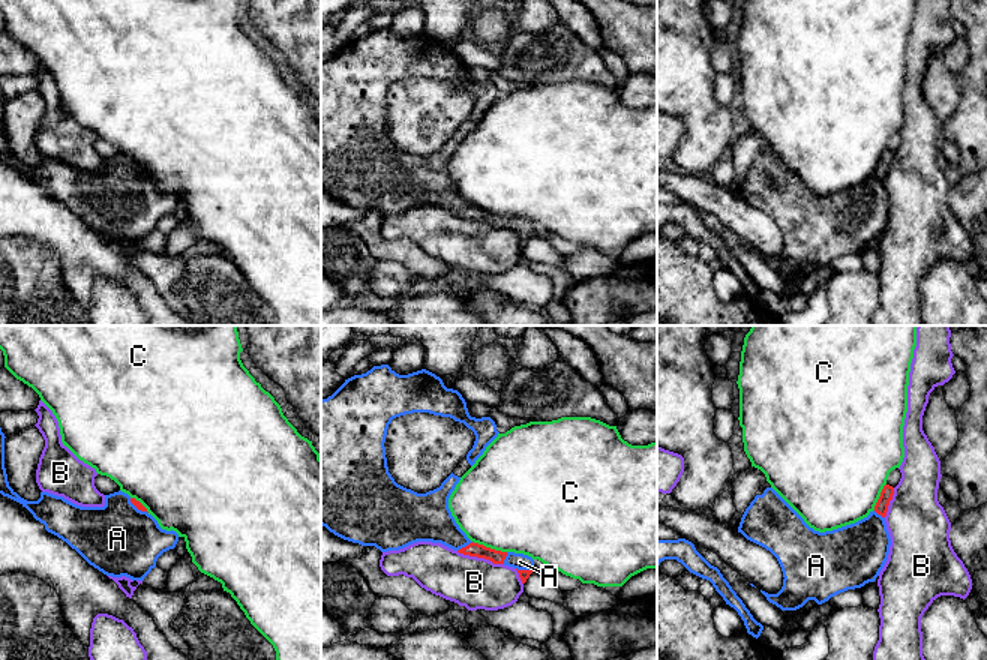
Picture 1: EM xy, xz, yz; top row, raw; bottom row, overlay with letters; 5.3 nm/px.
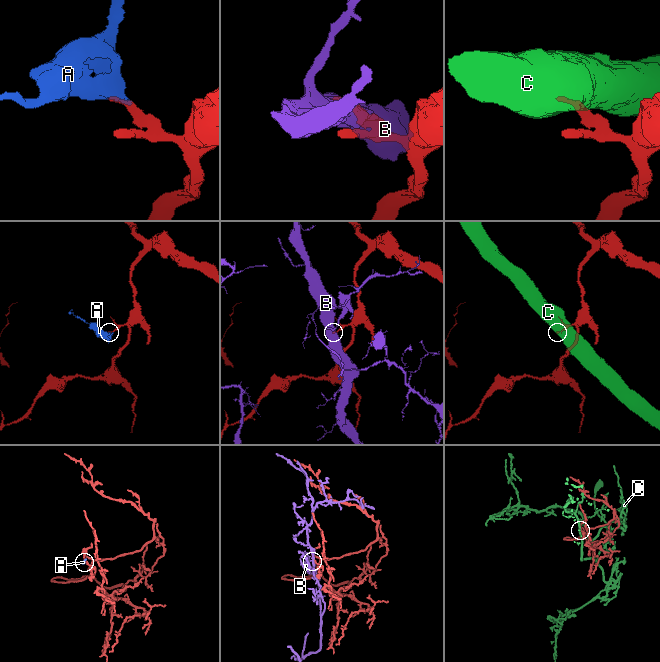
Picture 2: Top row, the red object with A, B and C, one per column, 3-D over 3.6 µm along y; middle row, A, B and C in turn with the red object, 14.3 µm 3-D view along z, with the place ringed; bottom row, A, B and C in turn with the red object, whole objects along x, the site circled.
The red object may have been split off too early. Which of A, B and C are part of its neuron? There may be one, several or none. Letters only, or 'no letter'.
A

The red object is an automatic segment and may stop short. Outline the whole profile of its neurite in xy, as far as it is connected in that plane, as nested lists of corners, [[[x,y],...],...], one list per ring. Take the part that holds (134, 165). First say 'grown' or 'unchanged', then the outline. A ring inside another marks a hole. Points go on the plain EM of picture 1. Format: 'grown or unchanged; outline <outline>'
grown; outline [[[0,92],[0,158],[26,171],[104,238],[144,244],[158,222],[176,212],[178,198],[162,194],[140,165],[122,154],[105,159],[104,171],[81,171],[48,156],[38,165],[21,162],[8,146],[4,102]]]

